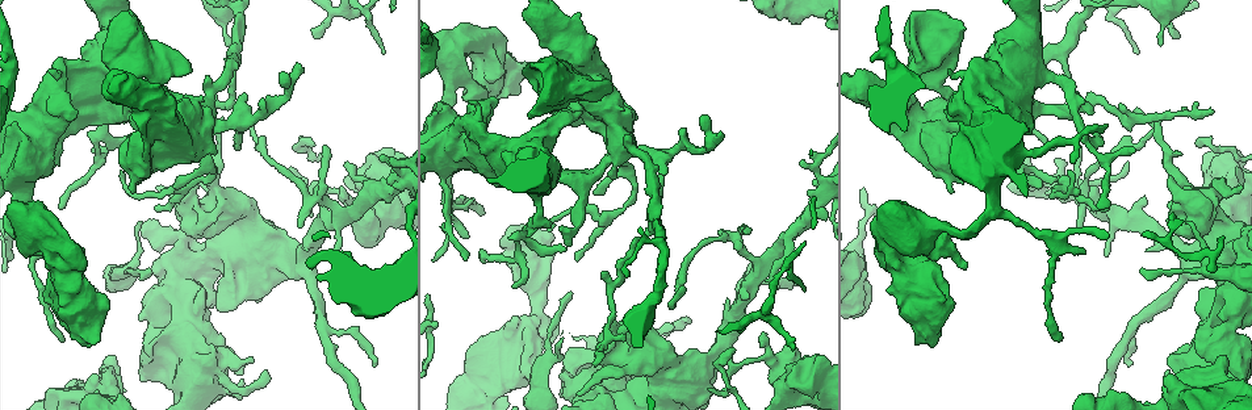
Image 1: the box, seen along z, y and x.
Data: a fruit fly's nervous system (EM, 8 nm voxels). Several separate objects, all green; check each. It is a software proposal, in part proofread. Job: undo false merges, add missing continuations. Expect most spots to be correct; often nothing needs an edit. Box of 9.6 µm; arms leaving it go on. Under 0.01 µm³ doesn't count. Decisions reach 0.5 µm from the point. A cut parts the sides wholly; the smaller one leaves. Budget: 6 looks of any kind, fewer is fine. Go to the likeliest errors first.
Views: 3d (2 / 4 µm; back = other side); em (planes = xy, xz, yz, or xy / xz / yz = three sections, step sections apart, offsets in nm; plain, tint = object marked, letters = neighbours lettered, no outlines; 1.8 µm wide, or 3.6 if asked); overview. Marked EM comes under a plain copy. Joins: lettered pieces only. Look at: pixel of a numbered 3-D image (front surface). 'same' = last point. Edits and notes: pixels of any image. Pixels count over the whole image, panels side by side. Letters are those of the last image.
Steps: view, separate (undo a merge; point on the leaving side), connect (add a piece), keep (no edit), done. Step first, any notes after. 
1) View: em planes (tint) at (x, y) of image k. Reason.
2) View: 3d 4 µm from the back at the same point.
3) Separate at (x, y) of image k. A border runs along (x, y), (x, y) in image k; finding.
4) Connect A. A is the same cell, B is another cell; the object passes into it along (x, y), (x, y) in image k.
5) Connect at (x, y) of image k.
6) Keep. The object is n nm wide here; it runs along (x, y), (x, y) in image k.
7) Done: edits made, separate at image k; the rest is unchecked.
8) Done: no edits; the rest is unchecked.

View: 3d 4 µm at (466, 160) of image 1. Abrupt turn.

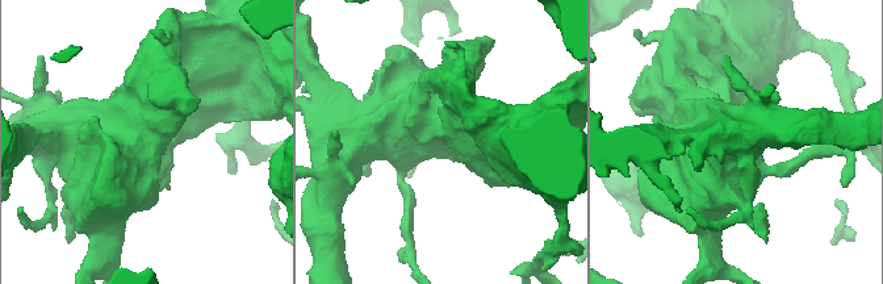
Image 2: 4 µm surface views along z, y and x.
View: em 3.6 µm planes (letters) at (439, 141) of image 2.

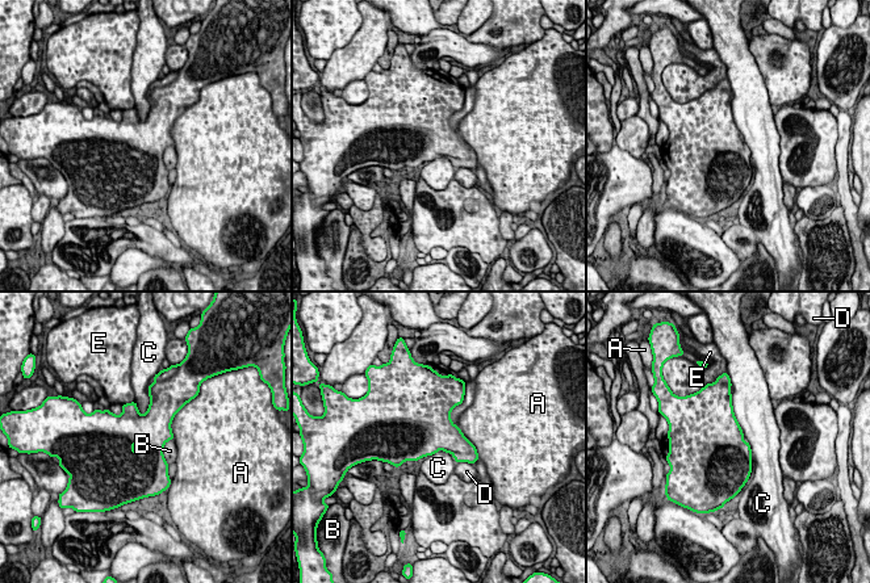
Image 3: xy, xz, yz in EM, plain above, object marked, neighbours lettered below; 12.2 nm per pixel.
Keep. A, B, C, D and E are other cells; a border runs along (731, 395), (732, 412), (744, 435) in image 3; one neuron here.

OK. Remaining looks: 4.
View: 3d 4 µm from the back at (163, 303) of image 1. Closes a loop.

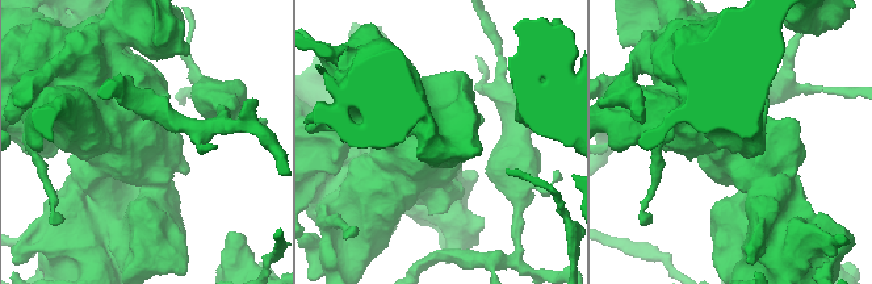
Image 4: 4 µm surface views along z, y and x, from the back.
View: em yz step 8 (letters) at (148, 143) of image 4.

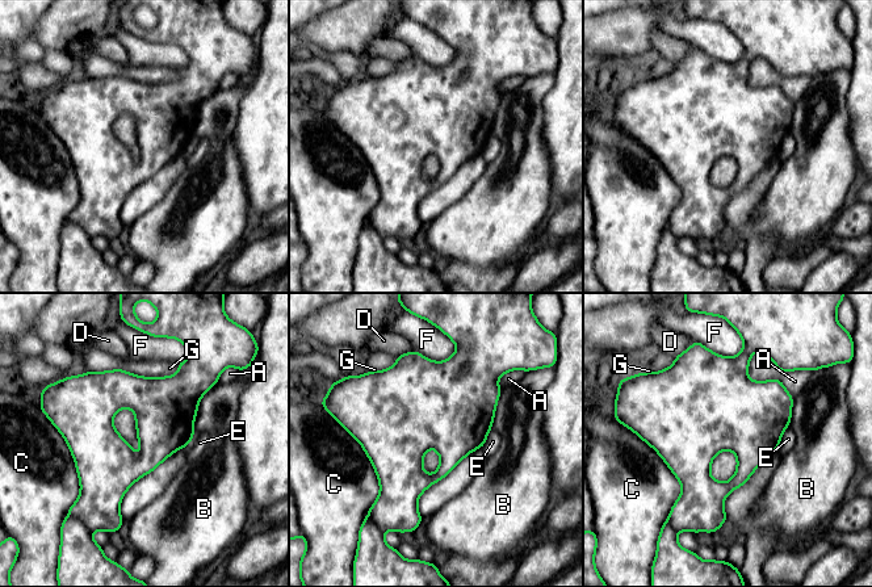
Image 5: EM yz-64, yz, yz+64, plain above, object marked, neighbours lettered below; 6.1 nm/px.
Keep. A, B, C, D, E, F and G are other cells; a border runs along (502, 389), (491, 422) in image 5; one neuron here.

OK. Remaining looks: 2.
View: em planes (letters) at (964, 269) of image 1. Free end.

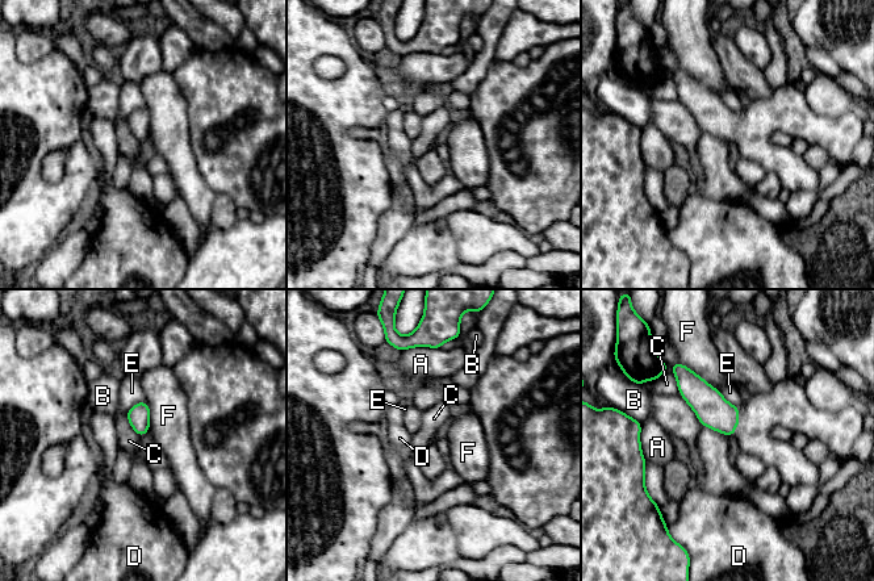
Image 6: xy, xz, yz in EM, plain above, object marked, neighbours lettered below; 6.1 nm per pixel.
Keep. The object is 140 nm wide here; A, B, C, D, E and F are other cells; a border runs along (673, 364), (673, 375), (680, 392) in image 6; no lettered piece goes on from it.

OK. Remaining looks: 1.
Done: no edits; the rest is unchecked.

